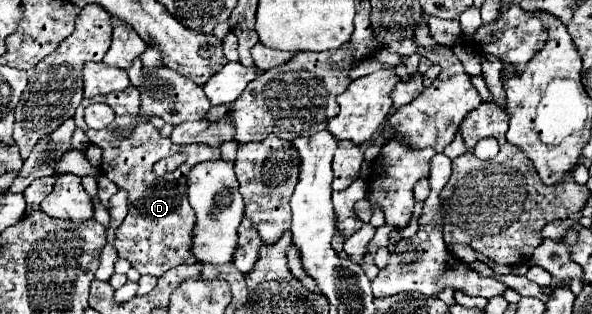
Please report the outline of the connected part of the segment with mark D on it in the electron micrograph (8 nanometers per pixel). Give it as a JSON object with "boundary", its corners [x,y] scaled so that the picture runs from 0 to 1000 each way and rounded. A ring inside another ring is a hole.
{"boundary":[[[218,274],[208,293],[191,293],[184,306],[160,306],[157,318],[140,318],[130,338],[130,357],[123,369],[127,395],[154,427],[154,459],[164,459],[171,471],[194,478],[194,490],[204,497],[174,497],[171,541],[174,554],[198,586],[201,605],[211,605],[218,618],[218,682],[208,701],[208,713],[198,726],[198,764],[194,790],[201,803],[201,822],[211,822],[221,834],[225,854],[231,854],[238,873],[255,879],[275,879],[282,860],[306,847],[306,841],[329,841],[326,809],[319,803],[319,764],[326,752],[326,662],[316,637],[316,554],[319,541],[350,510],[370,510],[373,503],[372,471],[355,468],[346,459],[323,459],[307,465],[307,487],[316,490],[316,510],[279,561],[262,561],[258,522],[272,503],[279,503],[296,481],[296,468],[285,436],[274,436],[253,385],[231,395],[238,344],[238,306],[228,274]],[[154,325],[174,325],[184,331],[194,350],[194,382],[189,395],[221,408],[216,439],[174,439],[174,420],[150,414],[140,382],[140,350]],[[230,395],[230,398],[228,398]]]}

